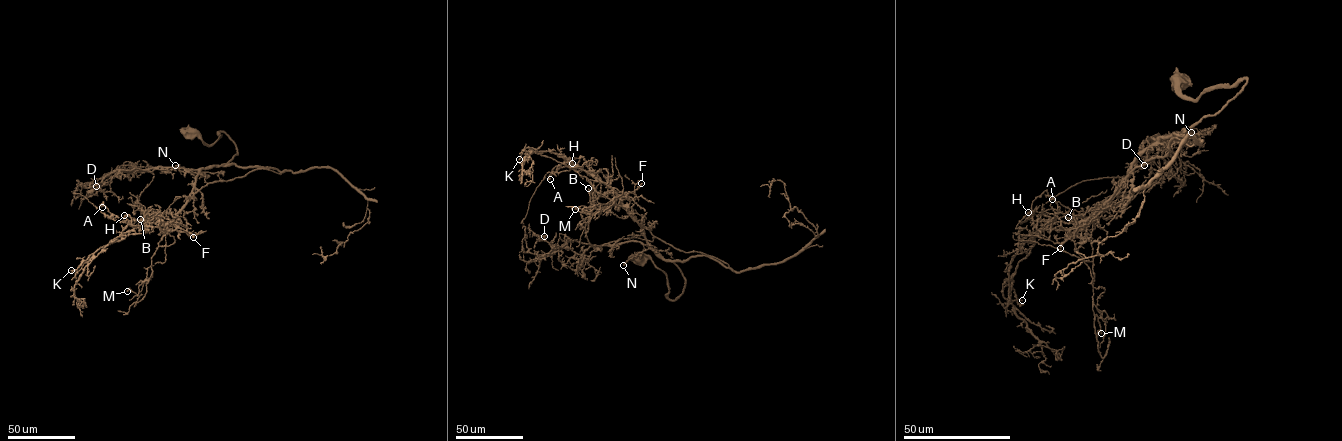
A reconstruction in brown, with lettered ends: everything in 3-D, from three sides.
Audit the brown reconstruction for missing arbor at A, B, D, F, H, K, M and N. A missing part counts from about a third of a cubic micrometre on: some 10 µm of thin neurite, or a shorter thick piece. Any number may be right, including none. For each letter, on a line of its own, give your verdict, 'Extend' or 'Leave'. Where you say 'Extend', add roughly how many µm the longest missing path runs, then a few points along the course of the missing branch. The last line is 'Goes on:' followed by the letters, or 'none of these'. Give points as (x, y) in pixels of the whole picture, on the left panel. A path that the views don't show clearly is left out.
A: Leave
B: Leave
D: Leave
F: Leave
H: Leave
K: Leave
M: Leave
N: Leave
Goes on: none of these

